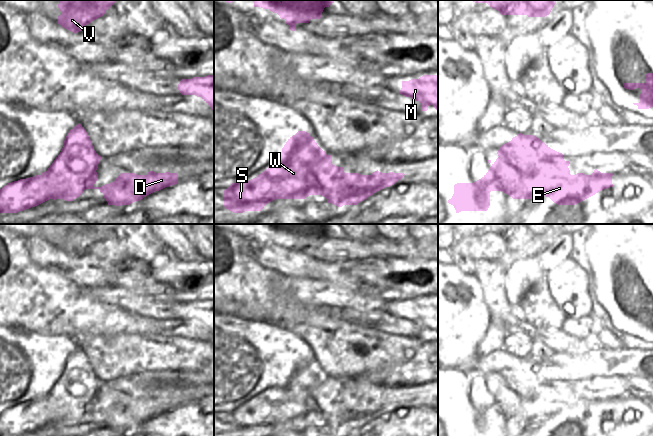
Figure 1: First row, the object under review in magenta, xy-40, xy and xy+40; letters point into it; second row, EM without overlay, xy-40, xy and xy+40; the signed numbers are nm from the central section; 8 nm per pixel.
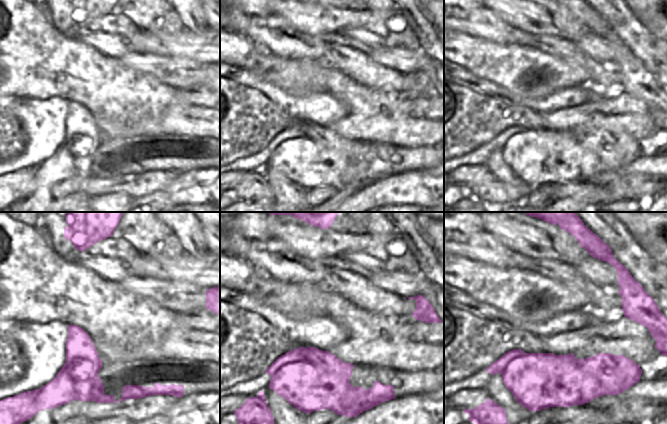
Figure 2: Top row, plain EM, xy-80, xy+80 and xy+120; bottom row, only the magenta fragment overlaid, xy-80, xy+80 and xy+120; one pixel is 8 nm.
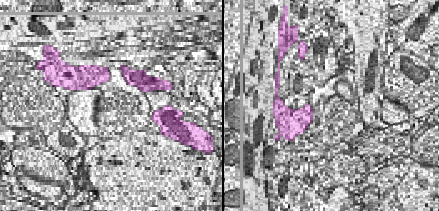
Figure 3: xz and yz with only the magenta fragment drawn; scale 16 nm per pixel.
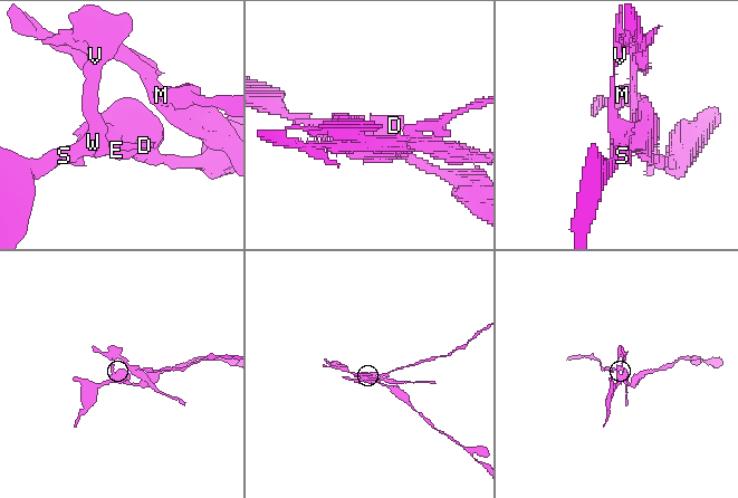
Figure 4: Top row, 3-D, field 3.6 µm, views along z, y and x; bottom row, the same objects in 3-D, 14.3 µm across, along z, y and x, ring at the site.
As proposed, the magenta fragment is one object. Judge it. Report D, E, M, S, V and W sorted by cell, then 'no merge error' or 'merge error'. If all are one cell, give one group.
D E S W / M V | merge error

